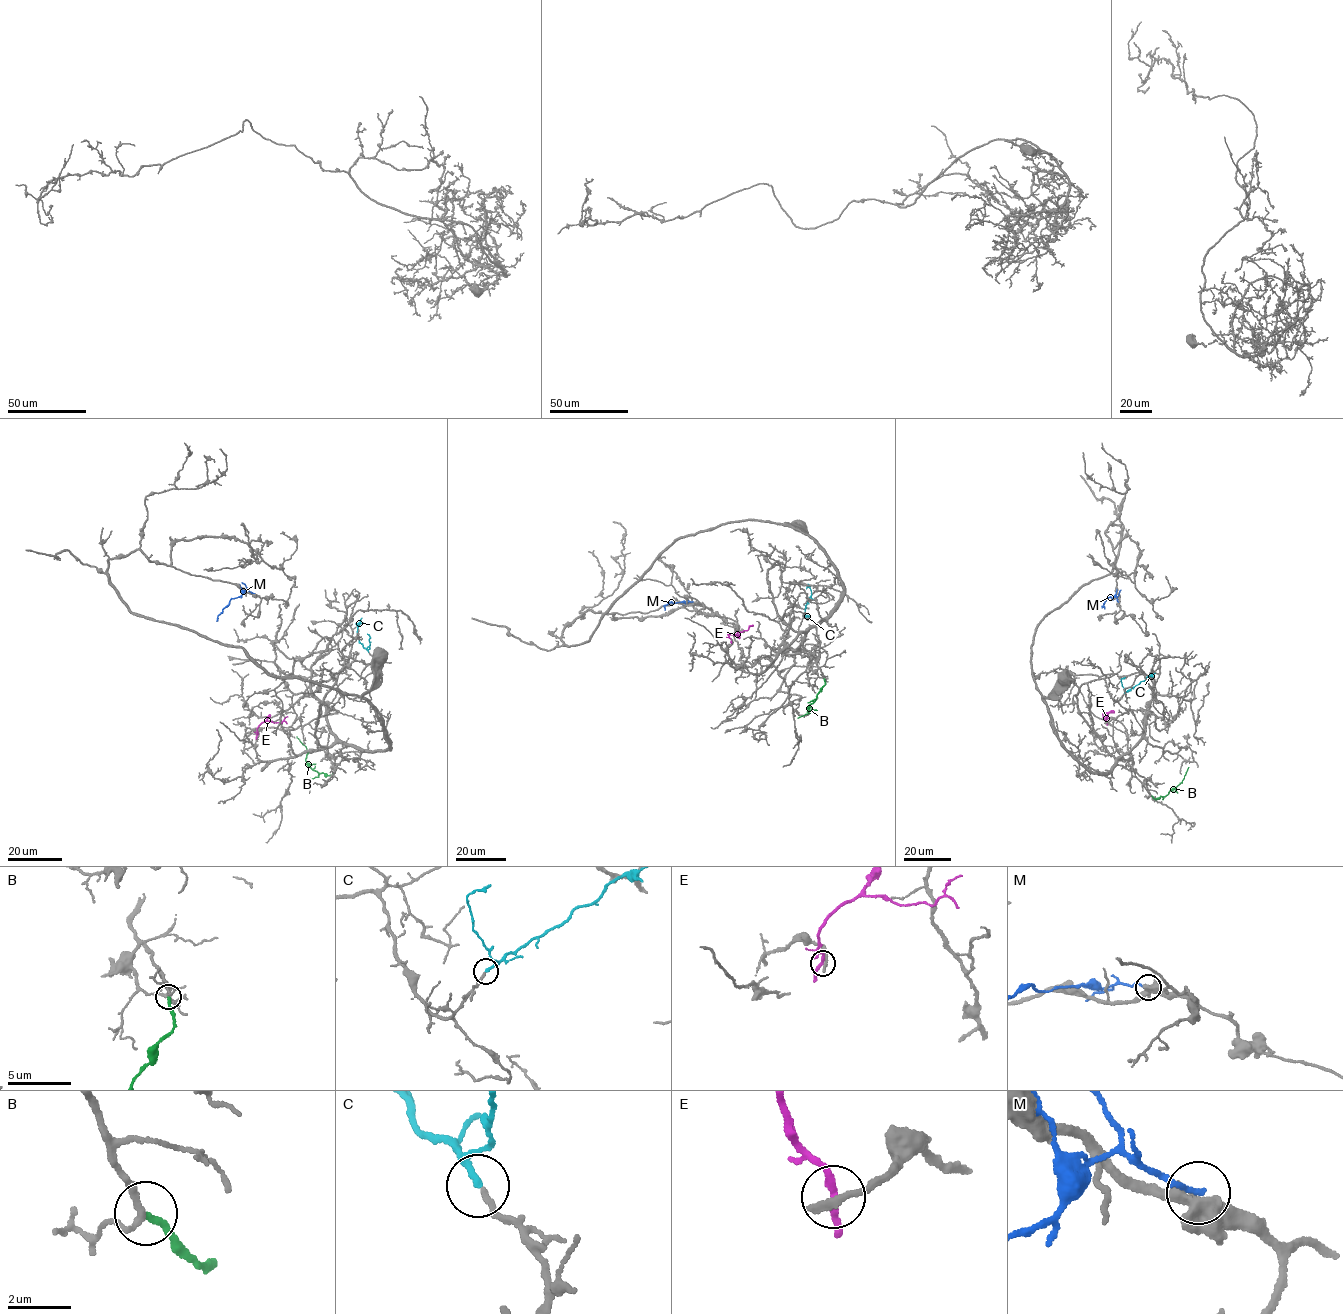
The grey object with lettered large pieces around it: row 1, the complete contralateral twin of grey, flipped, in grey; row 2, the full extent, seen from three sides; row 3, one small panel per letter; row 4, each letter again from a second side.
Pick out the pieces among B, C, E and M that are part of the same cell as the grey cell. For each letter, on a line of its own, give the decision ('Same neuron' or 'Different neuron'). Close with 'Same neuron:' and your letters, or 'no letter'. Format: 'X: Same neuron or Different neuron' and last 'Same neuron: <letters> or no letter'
B: Same neuron
C: Same neuron
E: Different neuron
M: Different neuron
Same neuron: B, C

